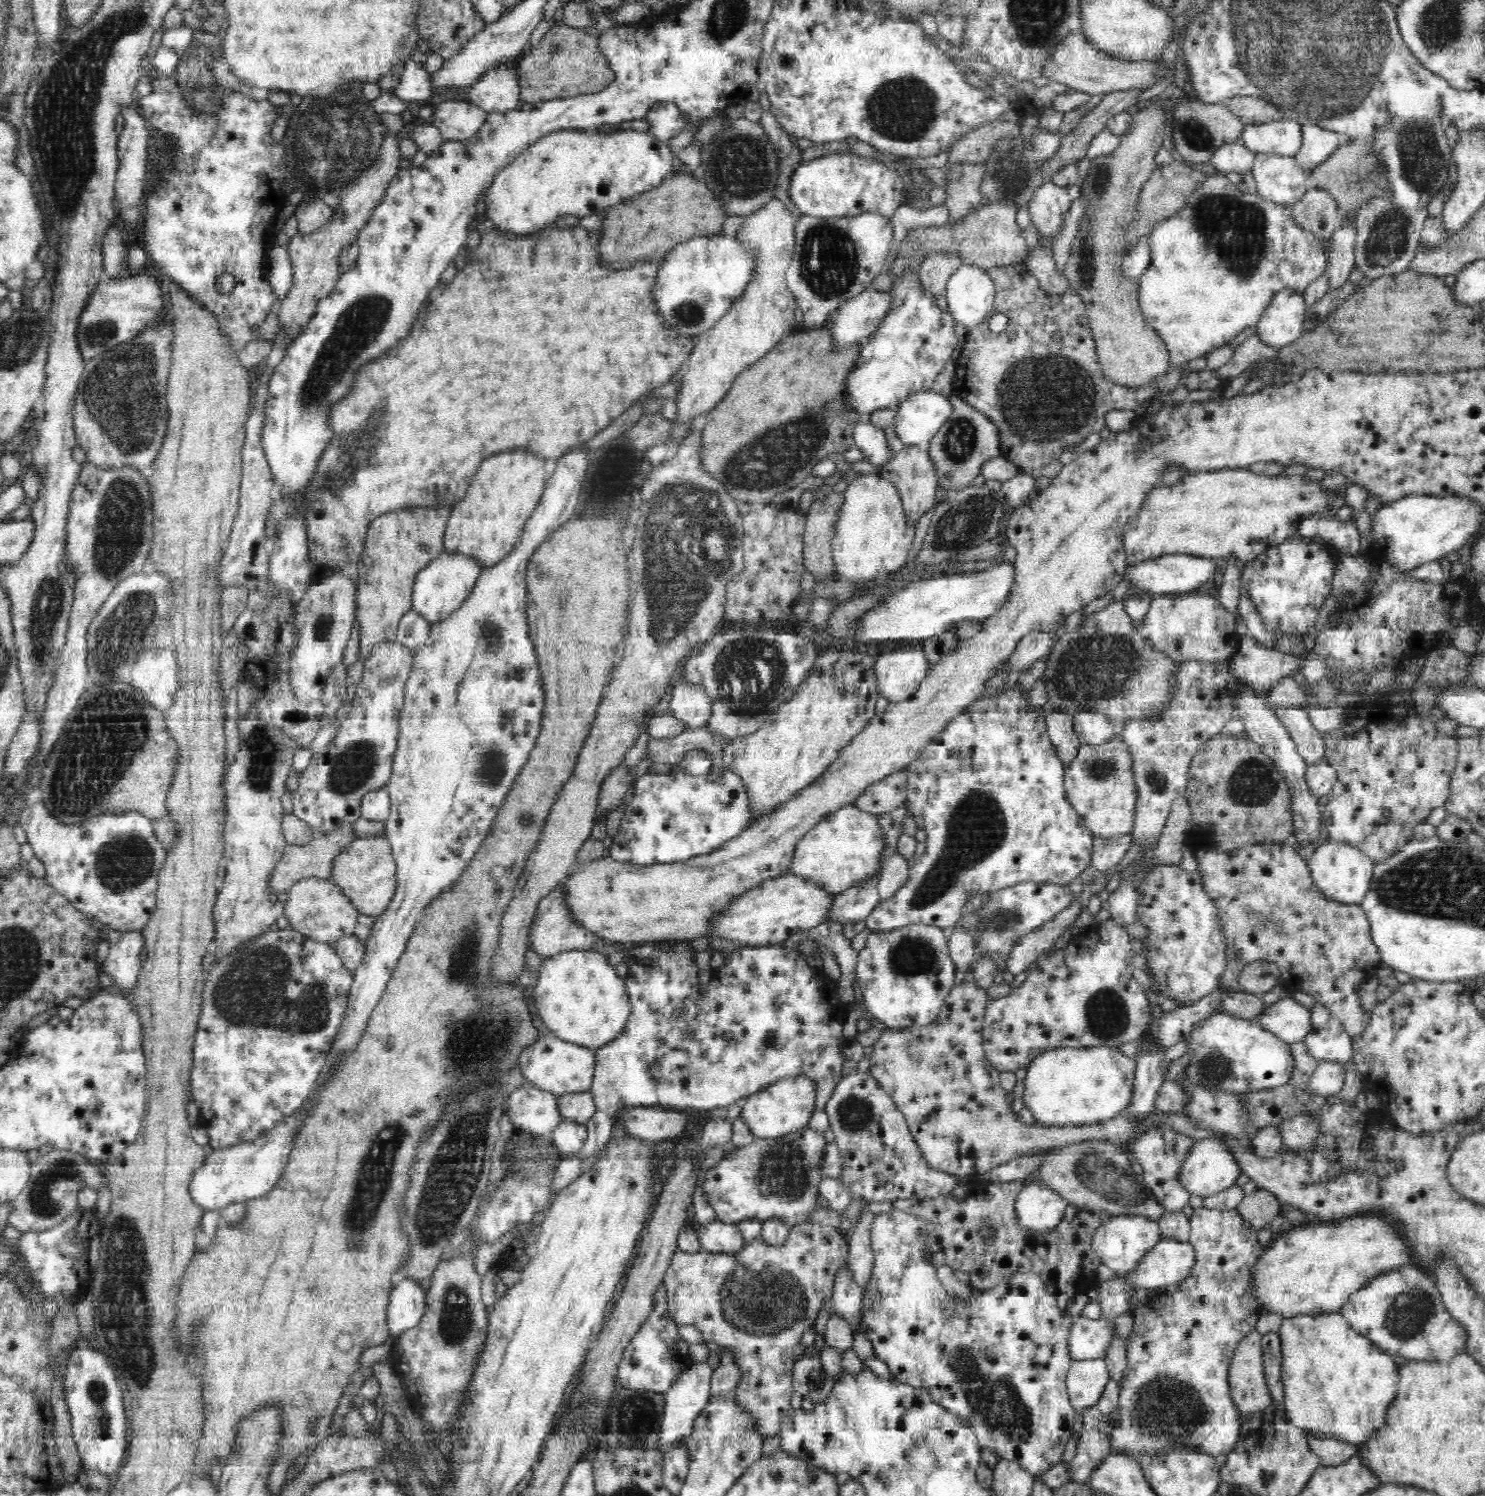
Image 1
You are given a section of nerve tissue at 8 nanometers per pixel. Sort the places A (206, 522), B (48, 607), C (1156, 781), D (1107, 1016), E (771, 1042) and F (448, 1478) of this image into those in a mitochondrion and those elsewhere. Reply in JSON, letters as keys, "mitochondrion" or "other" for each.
{"A":"other","B":"mitochondrion","C":"mitochondrion","D":"mitochondrion","E":"mitochondrion","F":"other"}

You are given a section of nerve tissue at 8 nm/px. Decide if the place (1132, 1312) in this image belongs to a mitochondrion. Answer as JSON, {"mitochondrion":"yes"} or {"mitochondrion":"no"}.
{"mitochondrion":"no"}

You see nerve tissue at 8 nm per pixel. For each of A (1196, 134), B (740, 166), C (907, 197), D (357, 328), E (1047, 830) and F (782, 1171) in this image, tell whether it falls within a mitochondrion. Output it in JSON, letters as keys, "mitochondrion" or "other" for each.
{"A":"mitochondrion","B":"mitochondrion","C":"other","D":"mitochondrion","E":"other","F":"mitochondrion"}

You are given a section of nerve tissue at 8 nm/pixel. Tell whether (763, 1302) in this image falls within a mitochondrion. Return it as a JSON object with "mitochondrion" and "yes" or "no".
{"mitochondrion":"yes"}

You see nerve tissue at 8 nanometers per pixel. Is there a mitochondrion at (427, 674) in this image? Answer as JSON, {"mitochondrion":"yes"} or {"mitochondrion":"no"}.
{"mitochondrion":"no"}

